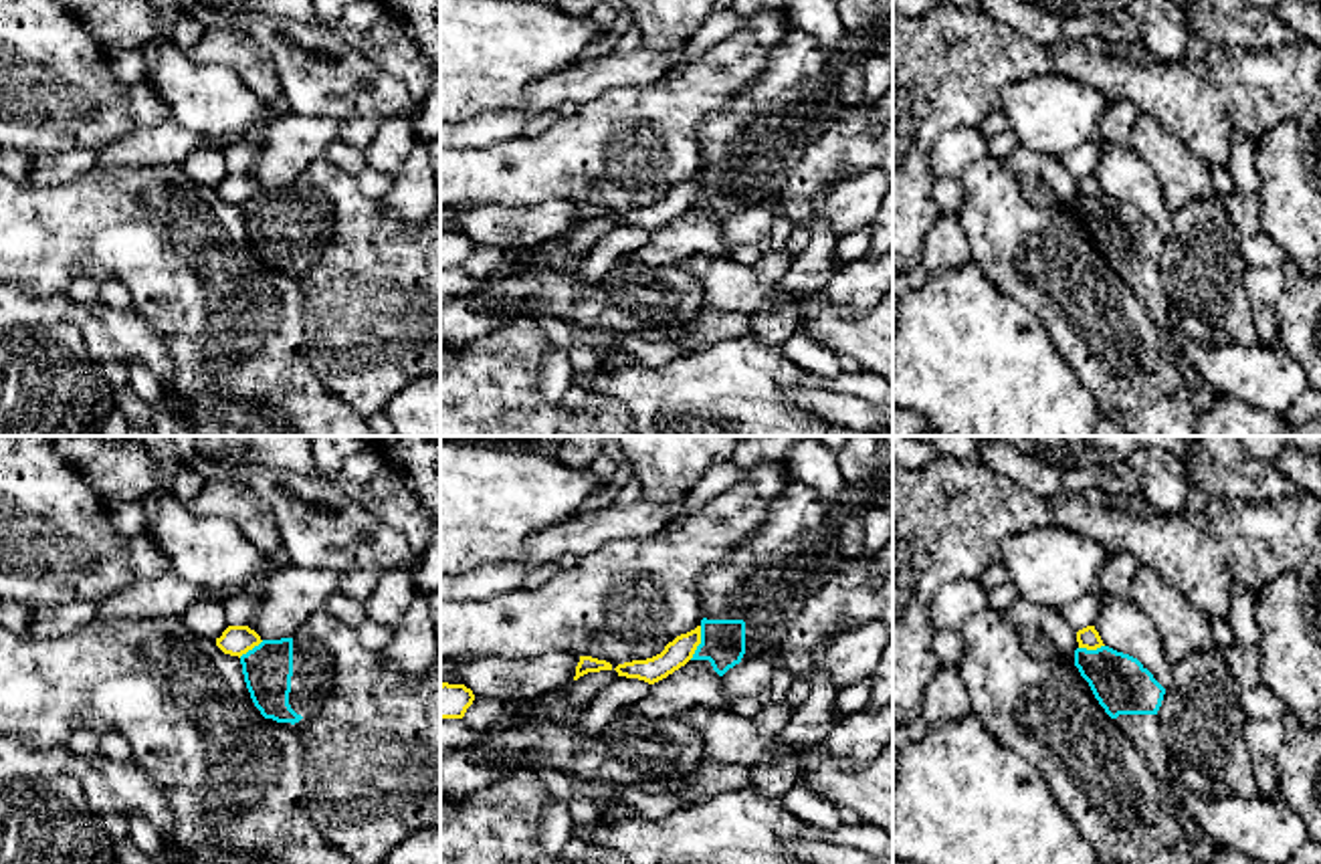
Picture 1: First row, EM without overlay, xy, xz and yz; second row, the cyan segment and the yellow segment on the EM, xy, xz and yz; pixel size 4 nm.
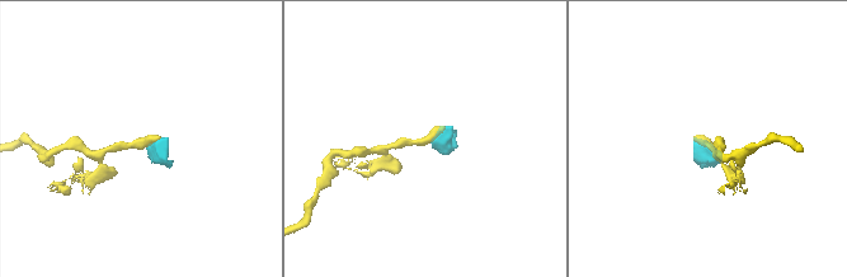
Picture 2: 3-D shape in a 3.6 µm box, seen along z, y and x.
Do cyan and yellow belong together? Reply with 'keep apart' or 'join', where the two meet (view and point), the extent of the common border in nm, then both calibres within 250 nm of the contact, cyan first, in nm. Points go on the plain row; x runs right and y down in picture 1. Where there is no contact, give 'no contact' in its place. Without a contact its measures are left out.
keep apart; meets cyan in xz at (701, 190); contact 140 nm long; 180 nm thick on the cyan side, 110 nm on the other

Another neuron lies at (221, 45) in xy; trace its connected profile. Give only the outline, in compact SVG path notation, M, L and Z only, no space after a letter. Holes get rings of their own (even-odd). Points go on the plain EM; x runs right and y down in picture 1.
M206 30L200 42L186 50L194 65L224 63L232 67L248 89L269 105L283 105L283 85L271 57L250 36L230 30Z

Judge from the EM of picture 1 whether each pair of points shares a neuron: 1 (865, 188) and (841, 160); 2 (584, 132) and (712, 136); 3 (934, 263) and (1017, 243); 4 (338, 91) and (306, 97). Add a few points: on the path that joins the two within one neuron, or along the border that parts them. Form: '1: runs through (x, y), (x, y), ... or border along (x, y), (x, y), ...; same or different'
1: border along (859, 172), (837, 182); different
2: border along (732, 101), (701, 122), (701, 148); different
3: border along (956, 214), (972, 261); different
4: runs through (330, 91), (314, 91); same

